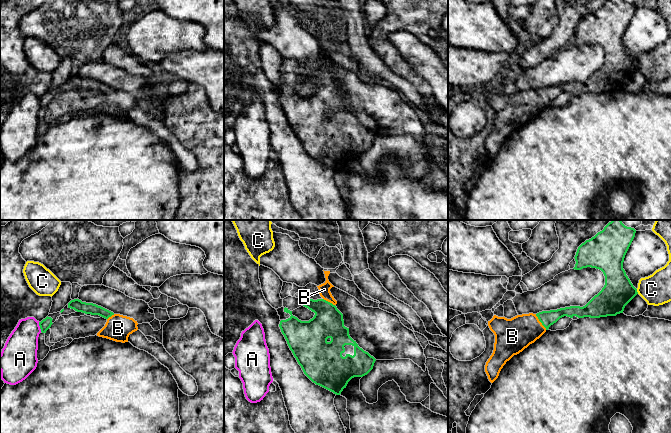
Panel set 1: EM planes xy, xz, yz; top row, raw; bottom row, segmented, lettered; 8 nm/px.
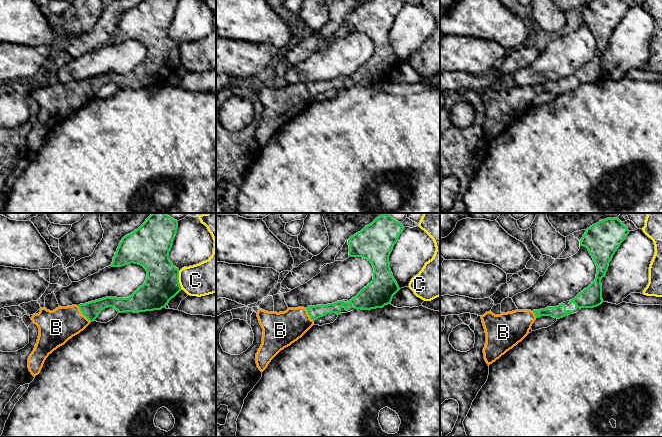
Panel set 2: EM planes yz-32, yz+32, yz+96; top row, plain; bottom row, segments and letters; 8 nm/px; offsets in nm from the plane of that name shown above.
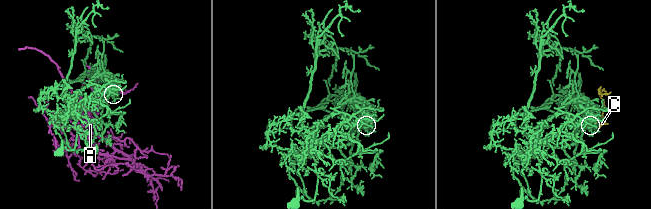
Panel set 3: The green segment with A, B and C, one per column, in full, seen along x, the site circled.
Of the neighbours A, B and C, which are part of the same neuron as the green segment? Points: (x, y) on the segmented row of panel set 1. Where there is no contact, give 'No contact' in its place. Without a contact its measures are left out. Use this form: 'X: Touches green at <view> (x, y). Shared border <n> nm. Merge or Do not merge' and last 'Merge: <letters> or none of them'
A: Touches green at xy (40, 327). Shared border 80 nm. Do not merge
B: Touches green at yz (540, 321). Shared border 160 nm. Merge
C: Touches green at yz (636, 291). Shared border 40 nm. Do not merge
Merge: B

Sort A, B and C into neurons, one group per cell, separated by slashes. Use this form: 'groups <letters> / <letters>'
groups A / B / C

